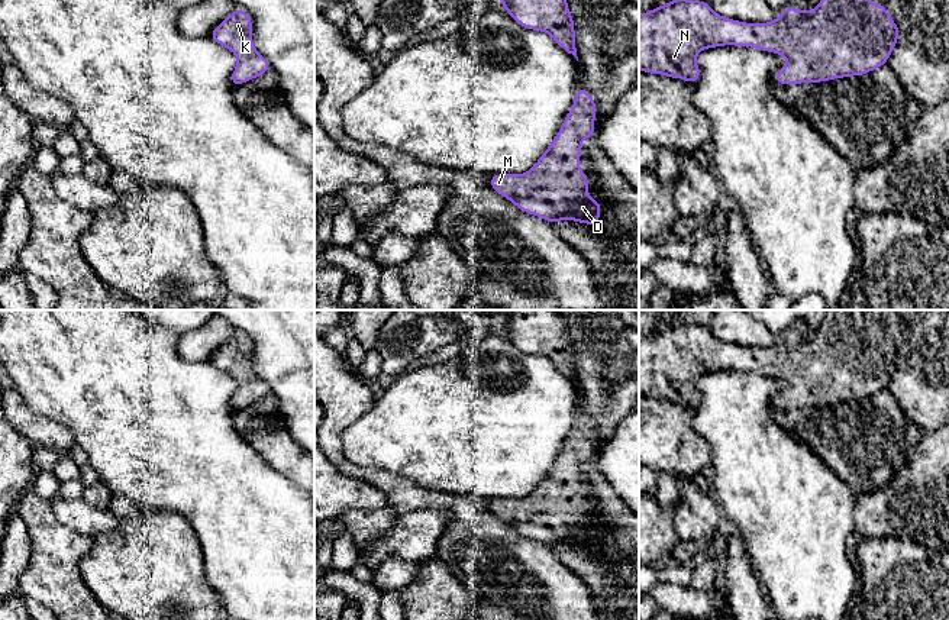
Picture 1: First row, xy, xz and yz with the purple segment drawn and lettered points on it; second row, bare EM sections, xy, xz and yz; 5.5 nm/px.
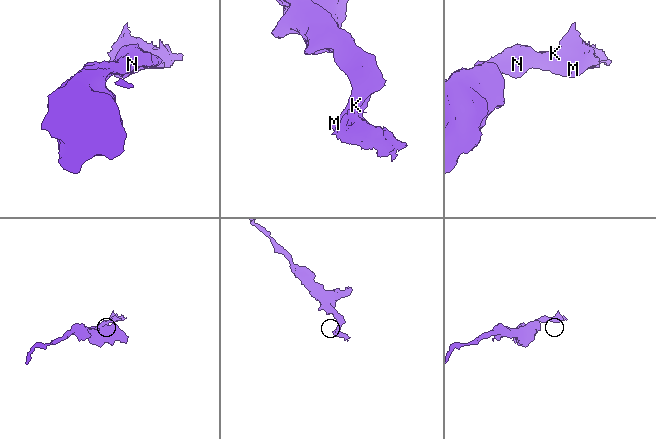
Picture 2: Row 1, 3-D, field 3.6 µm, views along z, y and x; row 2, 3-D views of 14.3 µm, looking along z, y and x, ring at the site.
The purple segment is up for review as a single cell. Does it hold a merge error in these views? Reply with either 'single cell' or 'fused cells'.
single cell

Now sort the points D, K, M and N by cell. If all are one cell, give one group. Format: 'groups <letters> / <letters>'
groups D K M N

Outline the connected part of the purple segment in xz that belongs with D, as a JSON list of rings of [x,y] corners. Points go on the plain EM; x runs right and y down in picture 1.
[[[578,410],[562,451],[536,488],[524,498],[490,500],[491,513],[517,533],[555,549],[574,545],[600,549],[601,526],[587,520],[590,500],[580,494],[581,466],[595,459],[597,429]]]

